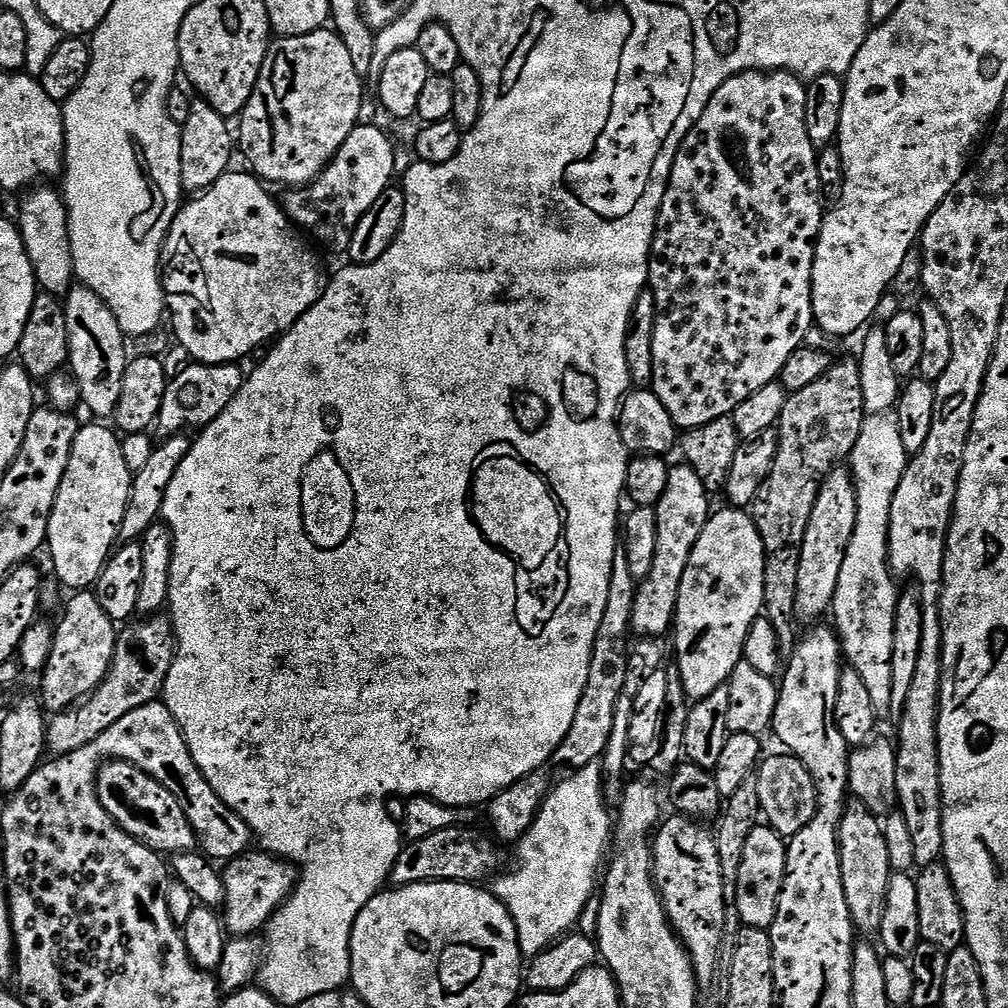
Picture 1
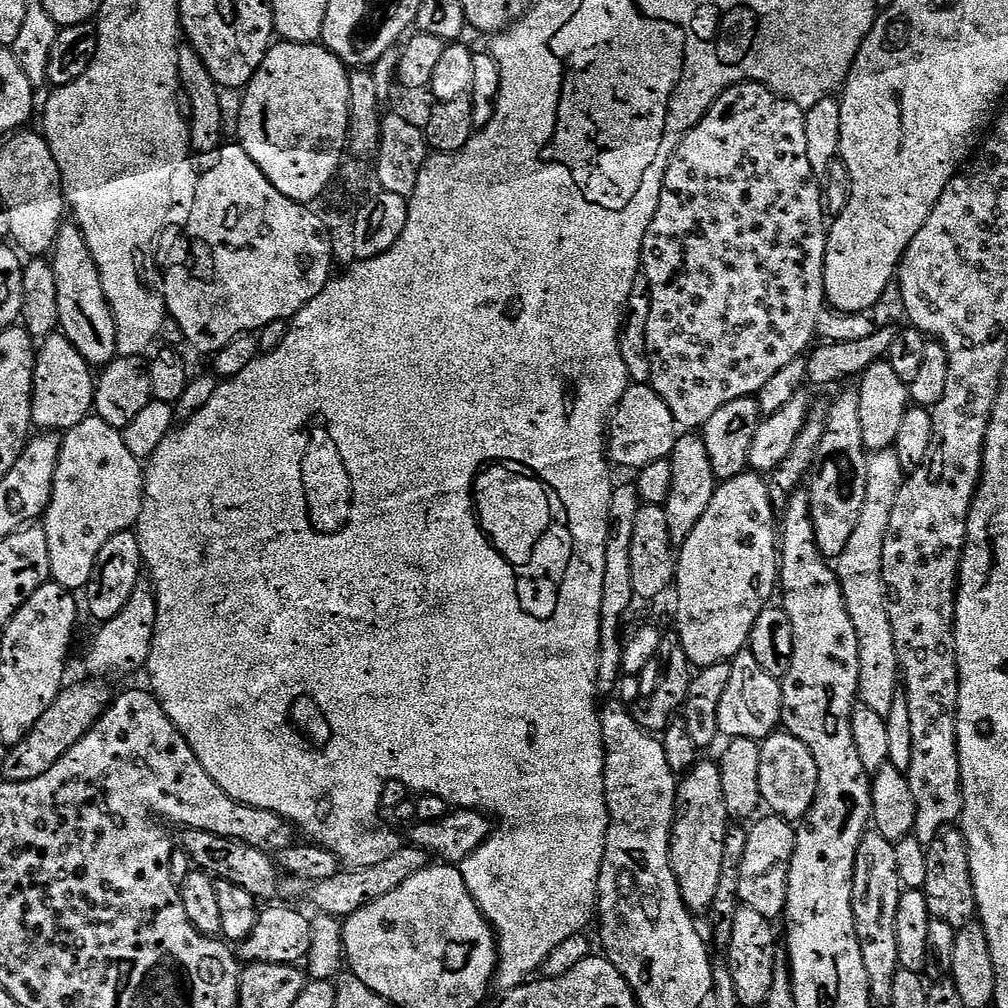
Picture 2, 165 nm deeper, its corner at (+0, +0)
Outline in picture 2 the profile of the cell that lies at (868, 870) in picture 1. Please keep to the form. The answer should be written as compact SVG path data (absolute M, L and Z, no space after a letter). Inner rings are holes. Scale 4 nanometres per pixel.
M874 830L865 833L856 851L852 909L872 998L877 1005L891 1005L894 978L901 968L898 958L897 914L903 891L901 878L898 877L895 843L882 838L880 833Z

